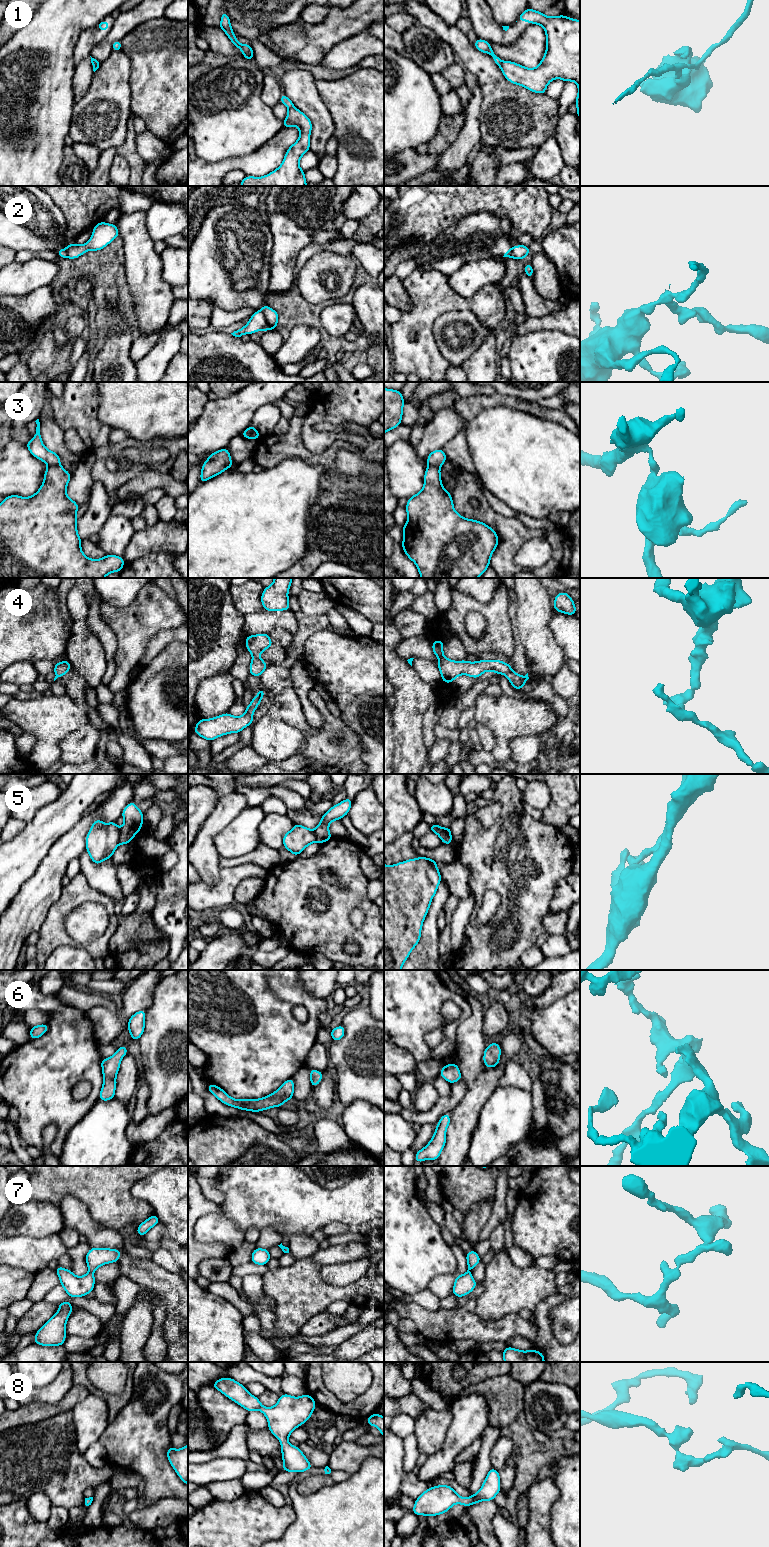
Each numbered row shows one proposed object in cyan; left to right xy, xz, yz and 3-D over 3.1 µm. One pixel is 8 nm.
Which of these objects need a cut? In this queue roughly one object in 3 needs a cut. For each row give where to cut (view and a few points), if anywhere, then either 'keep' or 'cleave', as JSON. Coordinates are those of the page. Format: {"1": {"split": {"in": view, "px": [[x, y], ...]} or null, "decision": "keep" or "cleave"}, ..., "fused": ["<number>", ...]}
{"1": {"split": {"in": "xz", "px": [[293, 106], [289, 108]]}, "decision": "cleave"}, "2": {"split": {"in": "xz", "px": [[259, 311], [264, 316], [269, 329]]}, "decision": "cleave"}, "3": {"split": {"in": "xz", "px": [[245, 430], [259, 435]]}, "decision": "cleave"}, "4": {"split": null, "decision": "keep"}, "5": {"split": {"in": "xy", "px": [[120, 829], [118, 843]]}, "decision": "cleave"}, "6": {"split": null, "decision": "keep"}, "7": {"split": null, "decision": "keep"}, "8": {"split": null, "decision": "keep"}, "fused": ["1", "2", "3", "5"]}

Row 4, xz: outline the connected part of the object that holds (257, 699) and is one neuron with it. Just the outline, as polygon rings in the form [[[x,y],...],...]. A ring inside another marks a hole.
[[[259,688],[258,695],[252,697],[252,702],[246,706],[246,712],[242,716],[236,717],[227,712],[211,719],[201,718],[196,724],[194,732],[210,742],[226,734],[240,733],[246,726],[253,724],[253,713],[264,694],[265,690]]]

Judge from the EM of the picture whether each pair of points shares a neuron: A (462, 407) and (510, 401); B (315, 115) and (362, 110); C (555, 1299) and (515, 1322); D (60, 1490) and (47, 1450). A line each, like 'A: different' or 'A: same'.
A: same
B: different
C: different
D: same

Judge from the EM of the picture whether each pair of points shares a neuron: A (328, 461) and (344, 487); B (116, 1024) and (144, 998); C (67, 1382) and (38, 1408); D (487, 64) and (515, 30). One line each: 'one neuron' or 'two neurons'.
A: one neuron
B: one neuron
C: two neurons
D: two neurons

